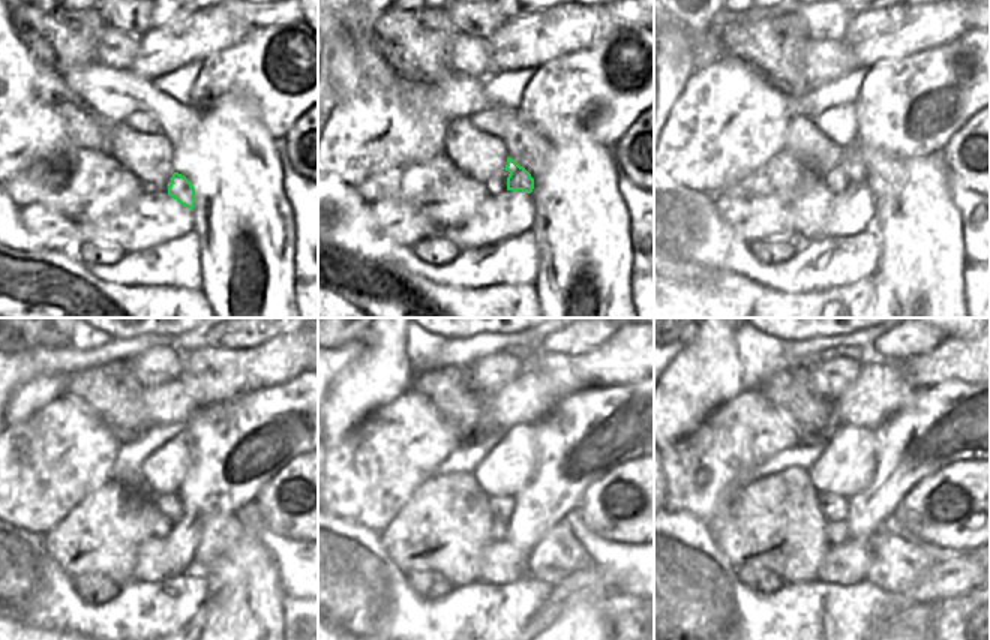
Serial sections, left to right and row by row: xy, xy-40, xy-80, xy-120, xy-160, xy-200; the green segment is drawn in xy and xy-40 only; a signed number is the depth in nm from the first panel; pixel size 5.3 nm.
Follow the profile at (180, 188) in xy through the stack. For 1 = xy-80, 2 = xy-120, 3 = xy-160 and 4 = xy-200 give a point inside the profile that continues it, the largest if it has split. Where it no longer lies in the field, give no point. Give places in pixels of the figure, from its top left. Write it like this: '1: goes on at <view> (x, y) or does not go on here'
1: goes on at xy-80 (851, 164)
2: goes on at xy-120 (168, 505)
3: goes on at xy-160 (501, 507)
4: goes on at xy-200 (834, 508)

